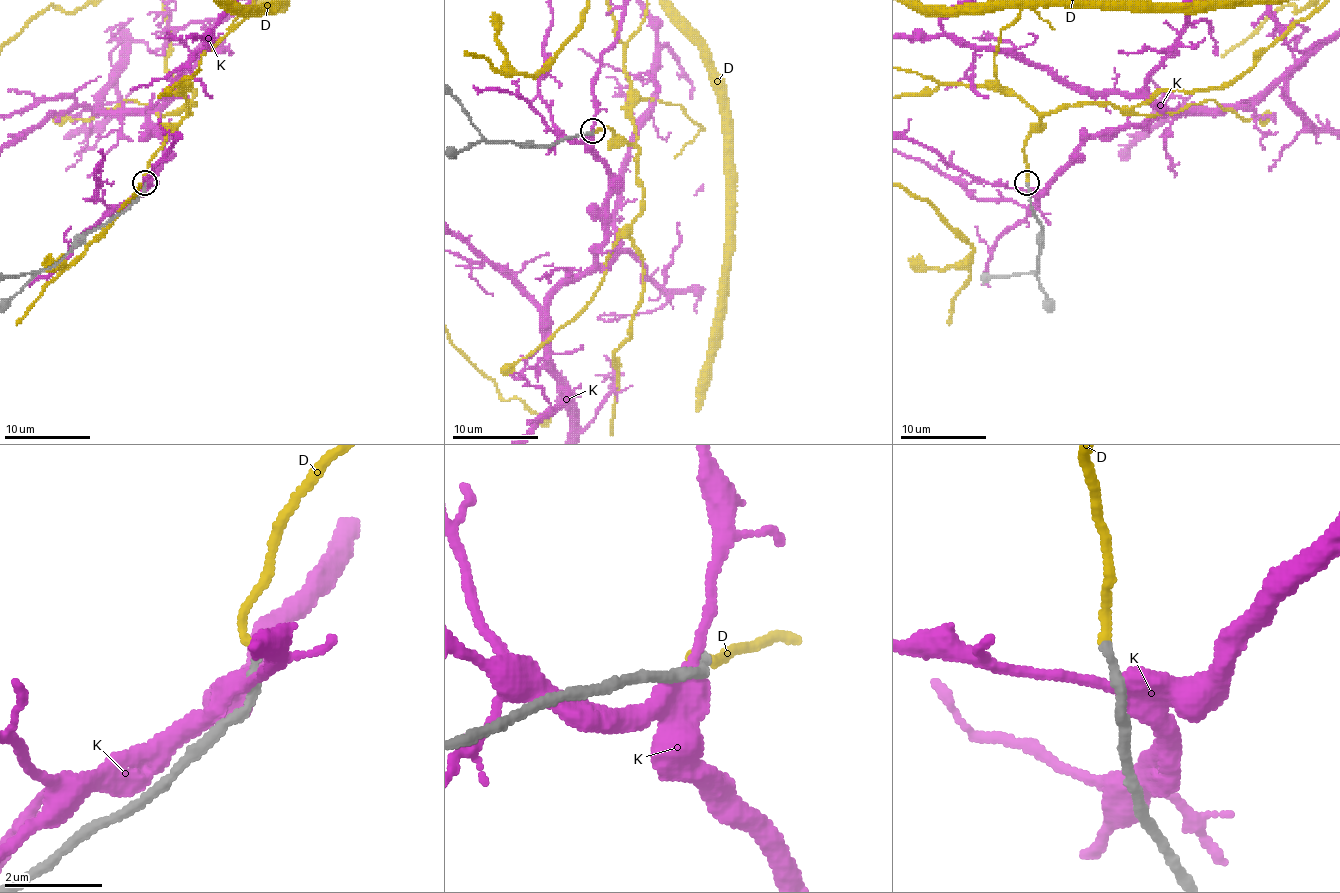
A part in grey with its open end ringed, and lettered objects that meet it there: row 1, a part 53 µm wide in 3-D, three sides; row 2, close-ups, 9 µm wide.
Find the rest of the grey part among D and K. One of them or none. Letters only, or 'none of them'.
D

